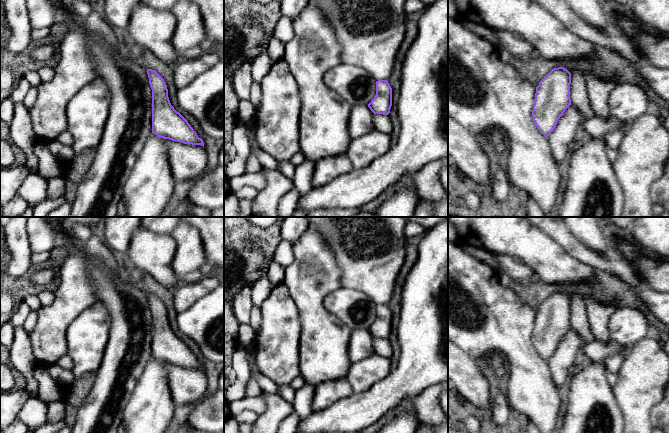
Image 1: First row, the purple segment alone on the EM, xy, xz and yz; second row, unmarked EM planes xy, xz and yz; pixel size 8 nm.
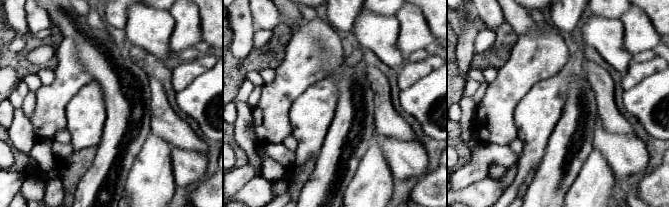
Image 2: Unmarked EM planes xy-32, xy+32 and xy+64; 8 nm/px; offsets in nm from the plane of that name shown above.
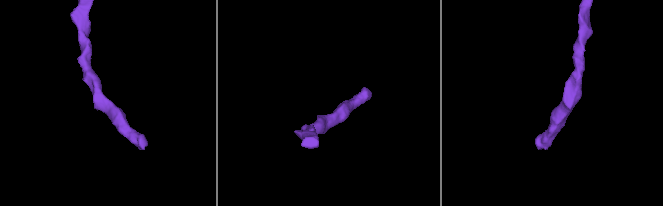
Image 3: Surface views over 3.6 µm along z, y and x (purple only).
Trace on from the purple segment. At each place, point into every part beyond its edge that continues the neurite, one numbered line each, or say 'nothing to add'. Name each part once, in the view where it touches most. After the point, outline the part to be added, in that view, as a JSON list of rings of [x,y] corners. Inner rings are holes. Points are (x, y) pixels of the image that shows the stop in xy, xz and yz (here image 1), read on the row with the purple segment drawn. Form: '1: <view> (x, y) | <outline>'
nothing to add

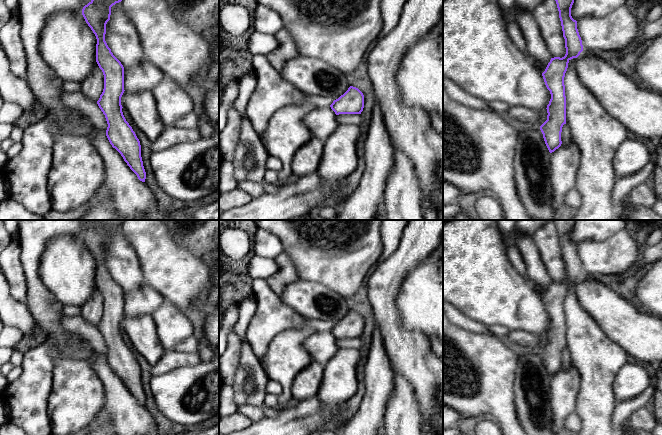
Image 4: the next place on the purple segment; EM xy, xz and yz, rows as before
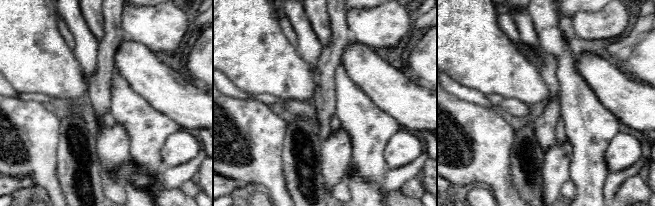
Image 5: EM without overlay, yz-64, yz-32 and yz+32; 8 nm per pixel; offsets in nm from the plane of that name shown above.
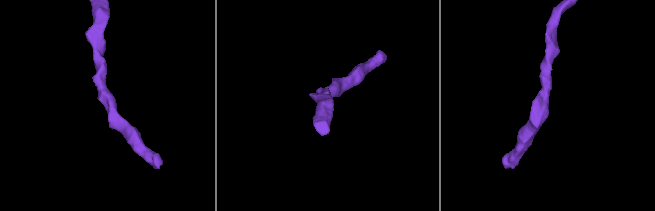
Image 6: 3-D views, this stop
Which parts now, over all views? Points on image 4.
nothing to add

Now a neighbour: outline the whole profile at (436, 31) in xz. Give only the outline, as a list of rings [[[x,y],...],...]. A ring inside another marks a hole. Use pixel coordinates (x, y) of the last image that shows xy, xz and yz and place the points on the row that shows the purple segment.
[[[443,20],[431,29],[429,35],[432,37],[432,39],[437,40],[442,34],[443,34]]]

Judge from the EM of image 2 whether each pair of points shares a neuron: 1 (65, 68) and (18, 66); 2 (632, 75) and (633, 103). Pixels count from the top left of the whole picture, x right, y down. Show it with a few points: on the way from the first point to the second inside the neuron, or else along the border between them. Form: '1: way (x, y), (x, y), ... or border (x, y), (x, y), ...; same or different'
1: border (56, 66), (53, 70); different
2: border (652, 73), (634, 86), (624, 90); different

